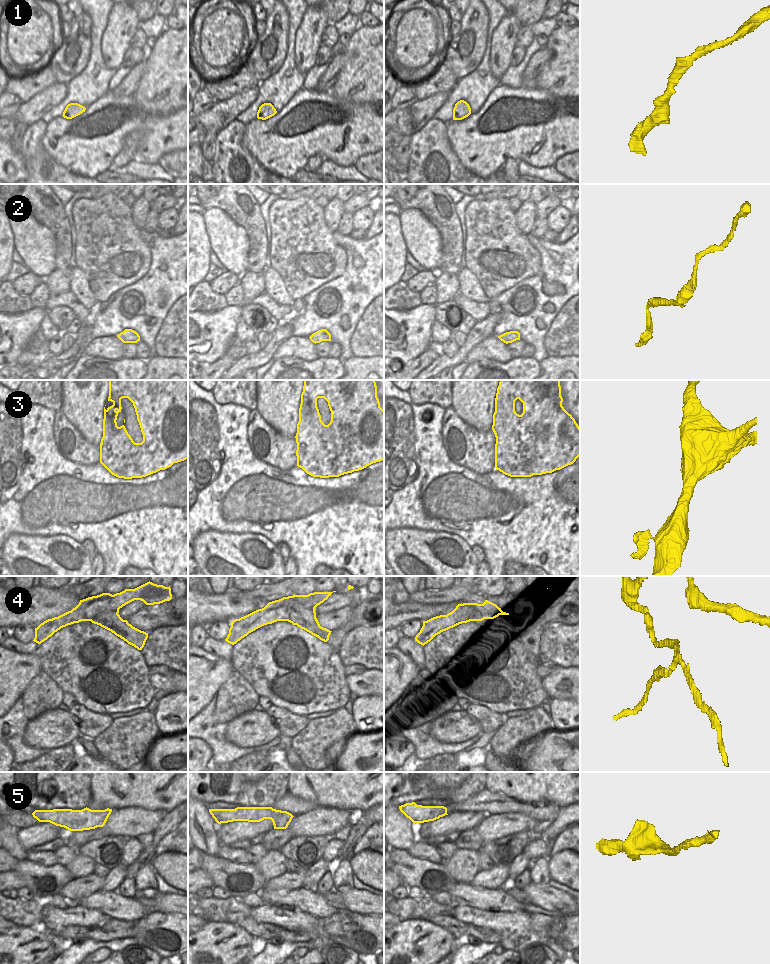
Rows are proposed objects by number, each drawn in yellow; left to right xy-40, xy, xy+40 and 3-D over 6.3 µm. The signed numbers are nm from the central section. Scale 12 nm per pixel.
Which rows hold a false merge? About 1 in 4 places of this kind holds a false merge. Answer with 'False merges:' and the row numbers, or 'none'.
False merges: 4.

